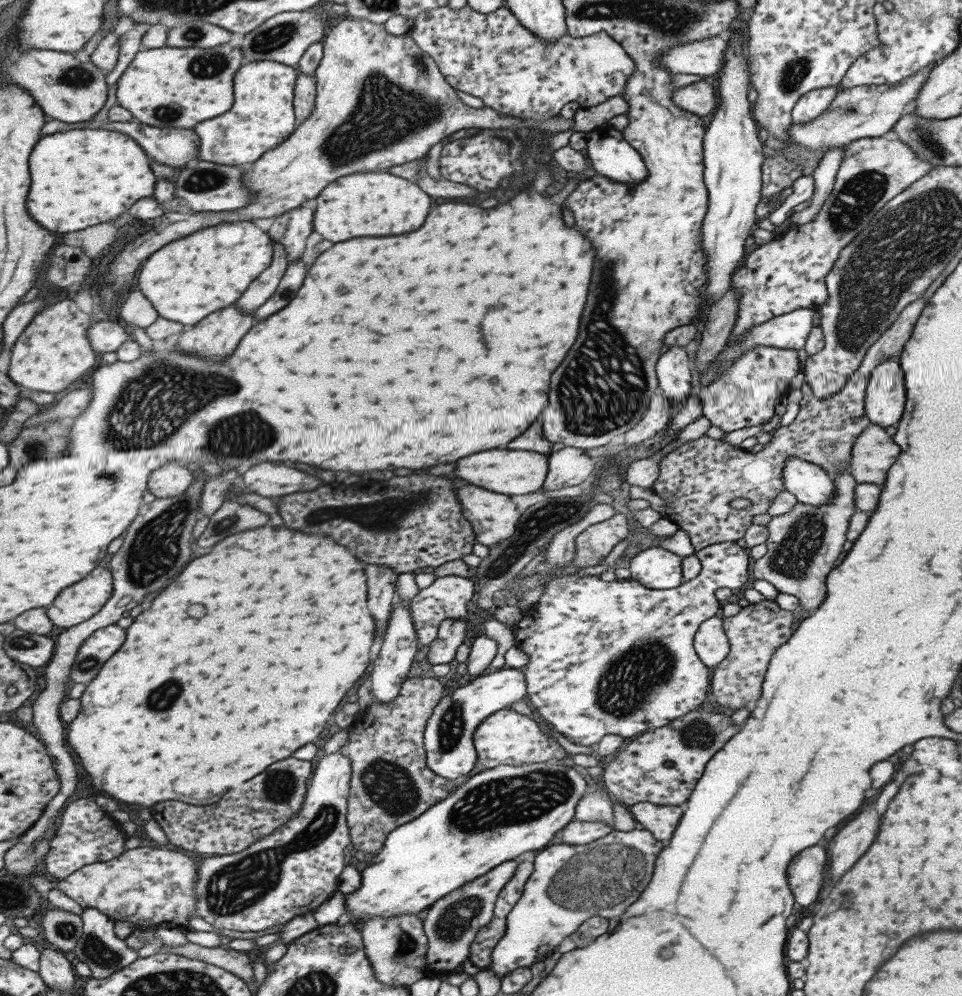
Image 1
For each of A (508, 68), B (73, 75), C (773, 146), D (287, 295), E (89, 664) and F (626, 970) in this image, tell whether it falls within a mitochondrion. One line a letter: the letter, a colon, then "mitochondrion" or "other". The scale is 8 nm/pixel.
A: other
B: mitochondrion
C: other
D: other
E: mitochondrion
F: other

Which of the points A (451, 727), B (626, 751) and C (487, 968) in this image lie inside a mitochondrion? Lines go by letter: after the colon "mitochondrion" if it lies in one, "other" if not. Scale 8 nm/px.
A: mitochondrion
B: other
C: other

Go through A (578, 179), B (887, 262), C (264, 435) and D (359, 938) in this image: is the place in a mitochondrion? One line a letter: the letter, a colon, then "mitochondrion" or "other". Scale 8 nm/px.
A: other
B: mitochondrion
C: mitochondrion
D: other

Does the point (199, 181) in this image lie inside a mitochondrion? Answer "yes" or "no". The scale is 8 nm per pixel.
yes

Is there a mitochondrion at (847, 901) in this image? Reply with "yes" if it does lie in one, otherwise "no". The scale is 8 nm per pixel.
yes

